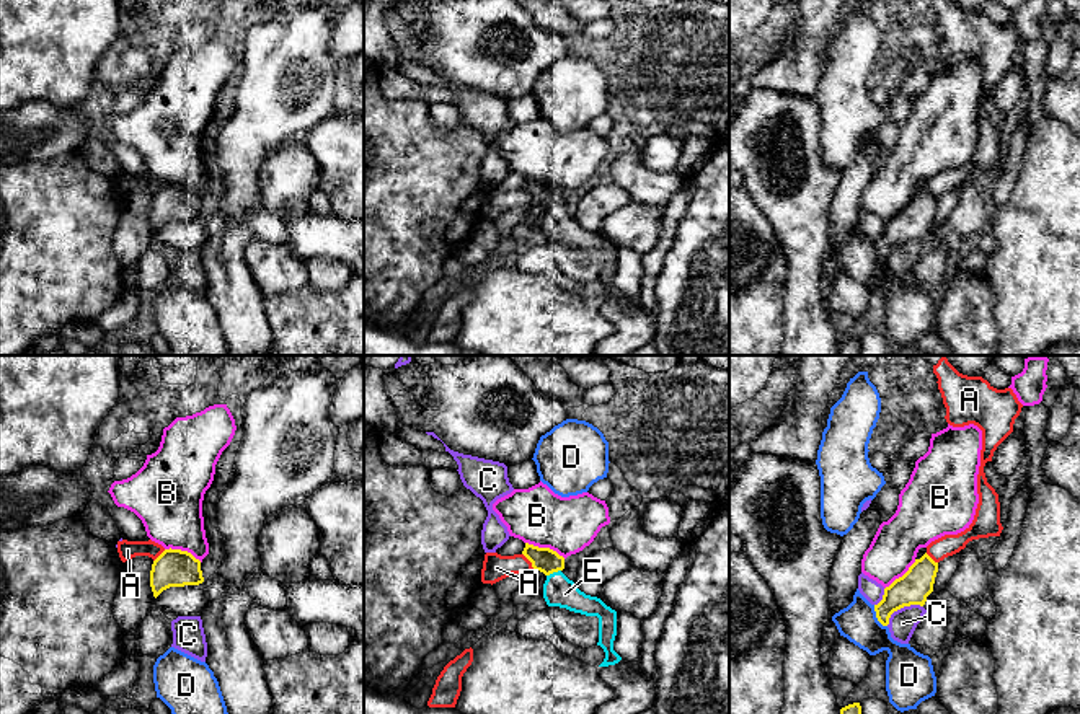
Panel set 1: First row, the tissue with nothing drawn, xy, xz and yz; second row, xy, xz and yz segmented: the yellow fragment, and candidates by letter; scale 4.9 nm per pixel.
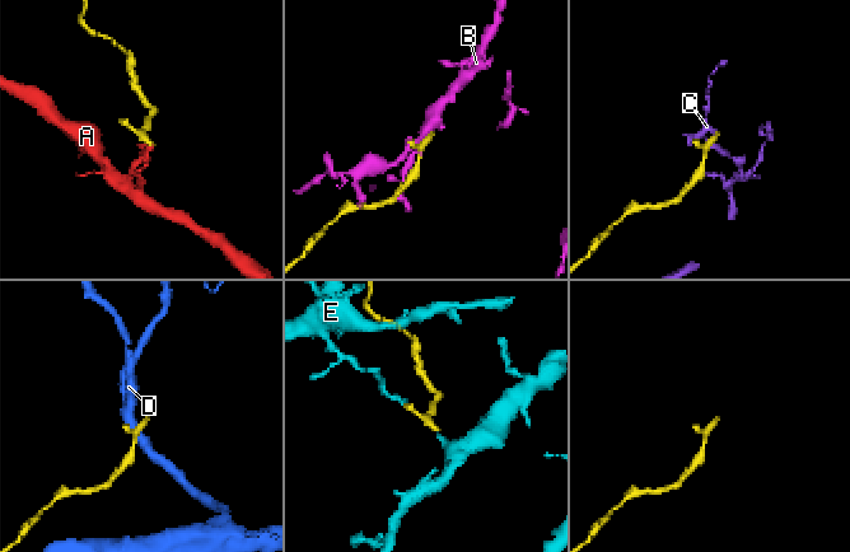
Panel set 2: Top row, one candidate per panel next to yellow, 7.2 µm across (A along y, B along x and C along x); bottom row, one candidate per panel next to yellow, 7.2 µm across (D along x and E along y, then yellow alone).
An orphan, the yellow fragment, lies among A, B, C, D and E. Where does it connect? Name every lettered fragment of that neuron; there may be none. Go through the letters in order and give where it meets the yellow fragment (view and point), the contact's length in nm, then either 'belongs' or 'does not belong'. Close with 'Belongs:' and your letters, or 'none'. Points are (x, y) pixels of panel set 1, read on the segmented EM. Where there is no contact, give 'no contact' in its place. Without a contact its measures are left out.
A: meets yellow in xz at (529, 559); contact 100 nm long; does not belong
B: meets yellow in xz at (545, 548); contact 220 nm long; does not belong
C: meets yellow in yz at (901, 607); contact 200 nm long; does not belong
D: meets yellow in yz at (876, 617); contact 130 nm long; does not belong
E: meets yellow in xz at (553, 571); contact 80 nm long; belongs
Belongs: E

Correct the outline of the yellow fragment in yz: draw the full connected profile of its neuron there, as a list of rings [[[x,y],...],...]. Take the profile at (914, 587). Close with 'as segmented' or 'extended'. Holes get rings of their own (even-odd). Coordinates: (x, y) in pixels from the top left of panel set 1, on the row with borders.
[[[927,553],[915,559],[902,577],[884,588],[883,600],[874,605],[878,621],[887,626],[894,611],[910,605],[923,606],[927,597],[933,592],[936,572],[938,562]]]; as segmented

